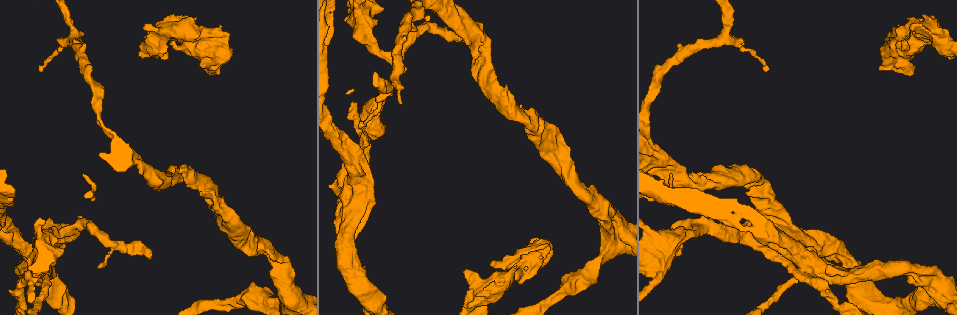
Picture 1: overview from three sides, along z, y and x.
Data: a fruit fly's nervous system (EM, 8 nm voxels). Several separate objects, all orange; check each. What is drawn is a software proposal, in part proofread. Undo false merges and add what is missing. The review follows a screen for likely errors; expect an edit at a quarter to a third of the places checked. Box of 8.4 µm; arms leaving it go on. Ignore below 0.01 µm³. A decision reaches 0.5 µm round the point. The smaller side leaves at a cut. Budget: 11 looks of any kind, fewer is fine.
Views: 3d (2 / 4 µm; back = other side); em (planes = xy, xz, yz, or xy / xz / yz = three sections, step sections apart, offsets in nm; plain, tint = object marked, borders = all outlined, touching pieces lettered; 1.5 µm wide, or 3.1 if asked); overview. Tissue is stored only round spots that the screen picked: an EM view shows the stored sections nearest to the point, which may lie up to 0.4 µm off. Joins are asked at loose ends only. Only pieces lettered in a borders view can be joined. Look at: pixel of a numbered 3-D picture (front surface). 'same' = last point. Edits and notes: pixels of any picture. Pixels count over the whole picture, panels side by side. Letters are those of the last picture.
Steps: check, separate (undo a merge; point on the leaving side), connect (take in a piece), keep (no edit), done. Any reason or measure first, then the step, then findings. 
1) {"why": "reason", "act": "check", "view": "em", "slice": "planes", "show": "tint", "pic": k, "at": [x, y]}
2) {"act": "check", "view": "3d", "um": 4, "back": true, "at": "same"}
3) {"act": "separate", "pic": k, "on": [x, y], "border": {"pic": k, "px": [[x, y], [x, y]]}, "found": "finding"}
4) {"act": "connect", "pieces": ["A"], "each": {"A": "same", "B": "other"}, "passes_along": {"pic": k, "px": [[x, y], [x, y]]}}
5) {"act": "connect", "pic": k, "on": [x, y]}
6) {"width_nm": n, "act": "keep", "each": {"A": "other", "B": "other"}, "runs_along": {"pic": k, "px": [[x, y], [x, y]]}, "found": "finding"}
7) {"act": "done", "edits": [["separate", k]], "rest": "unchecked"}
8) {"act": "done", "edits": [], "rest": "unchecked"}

{"why": "arms part here", "act": "check", "view": "3d", "um": 2, "pic": 1, "at": [497, 91]}

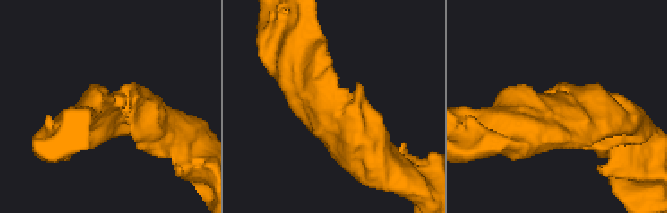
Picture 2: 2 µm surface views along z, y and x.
{"why": "need the tissue", "act": "check", "view": "em", "slice": "yz", "step": 4, "show": "tint", "pic": 2, "at": [105, 104]}

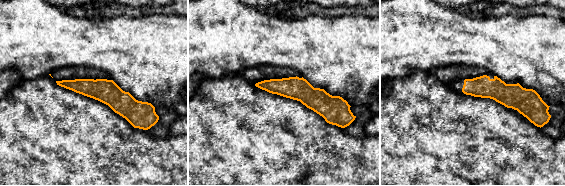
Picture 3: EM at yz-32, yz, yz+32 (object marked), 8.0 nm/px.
{"why": "cut it another way", "act": "check", "view": "em", "slice": "planes", "show": "borders", "at": "same"}

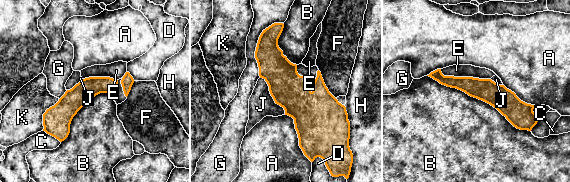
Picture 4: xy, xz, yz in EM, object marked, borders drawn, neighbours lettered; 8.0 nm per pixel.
{"width_nm": 170, "act": "keep", "each": {"A": "other", "B": "other", "C": "other", "D": "other", "E": "other", "F": "other", "G": "other", "H": "other", "J": "other", "K": "other"}, "runs_along": {"pic": 4, "px": [[433, 74], [485, 89], [533, 119]]}, "found": "one cell here"}

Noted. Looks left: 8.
{"why": "an open end", "act": "check", "view": "3d", "um": 4, "pic": 1, "at": [149, 257]}

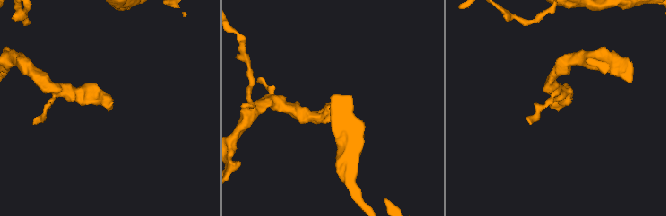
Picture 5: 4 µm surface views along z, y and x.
{"why": "shape alone is not enough", "act": "check", "view": "em", "slice": "yz", "step": 4, "show": "borders", "pic": 5, "at": [552, 105]}

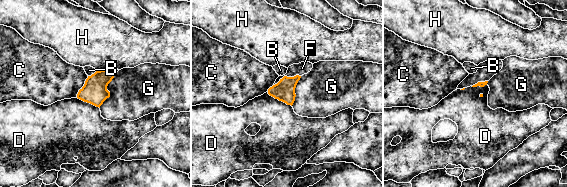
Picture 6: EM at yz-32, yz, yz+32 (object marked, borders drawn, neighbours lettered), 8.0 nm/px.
{"act": "connect", "pieces": ["F"], "each": {"B": "other", "C": "other", "D": "other", "F": "same", "G": "other", "H": "other"}, "passes_along": {"pic": 6, "px": [[284, 90], [286, 76], [302, 68]]}, "found": "it goes on there"}

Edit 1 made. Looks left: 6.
{"act": "check", "view": "overview"}

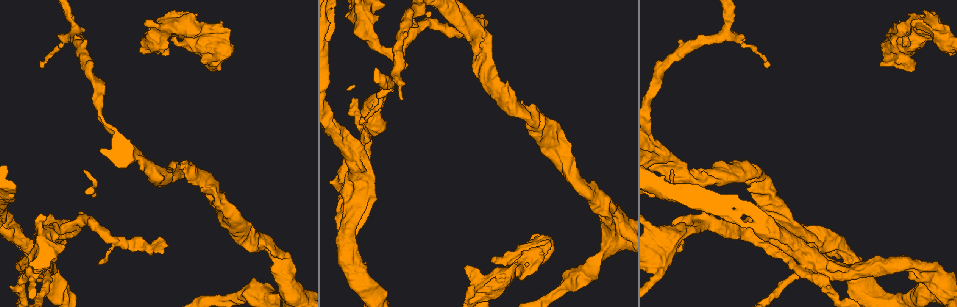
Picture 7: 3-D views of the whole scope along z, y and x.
{"act": "check", "view": "em", "slice": "yz", "step": 8, "show": "tint", "pic": 7, "at": [360, 120]}

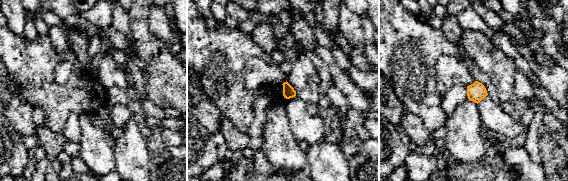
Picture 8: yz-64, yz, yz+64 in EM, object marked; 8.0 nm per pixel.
{"why": "another direction", "act": "check", "view": "em", "slice": "xy", "step": 8, "show": "borders", "at": "same"}

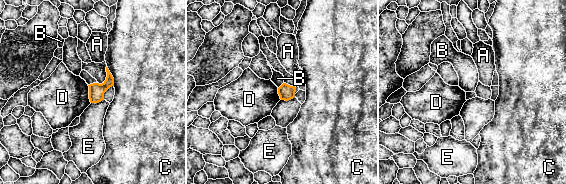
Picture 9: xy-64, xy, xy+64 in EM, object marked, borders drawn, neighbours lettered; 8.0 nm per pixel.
{"longest_contact_nm": ["C", 170], "act": "keep", "each": {"A": "other", "B": "other", "C": "other", "D": "other", "E": "other"}, "border": {"pic": 9, "px": [[87, 85], [91, 102]]}, "found": "none of them fits"}

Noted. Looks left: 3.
{"why": "branch stops here", "act": "check", "view": "3d", "um": 4, "back": true, "pic": 7, "at": [230, 33]}

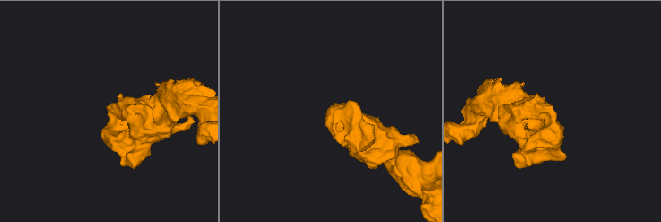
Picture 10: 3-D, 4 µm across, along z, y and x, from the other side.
{"act": "check", "view": "em", "slice": "xy", "step": 4, "show": "tint", "pic": 10, "at": [108, 109]}

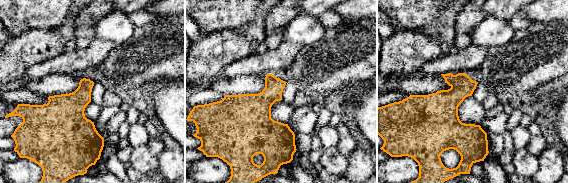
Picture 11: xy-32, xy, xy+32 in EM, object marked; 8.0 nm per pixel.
{"act": "check", "view": "em", "slice": "planes", "show": "borders", "at": "same"}

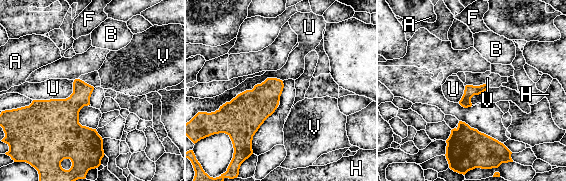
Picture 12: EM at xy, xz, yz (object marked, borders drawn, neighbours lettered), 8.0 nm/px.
{"act": "keep", "each": {"A": "other", "B": "other", "F": "other", "H": "other", "U": "other", "V": "other"}, "border": {"pic": 12, "px": [[282, 80], [267, 78], [214, 112]]}, "found": "no lettered piece goes on from it"}

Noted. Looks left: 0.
{"act": "done", "edits": [["connect", 6]], "rest": "unchecked"}

